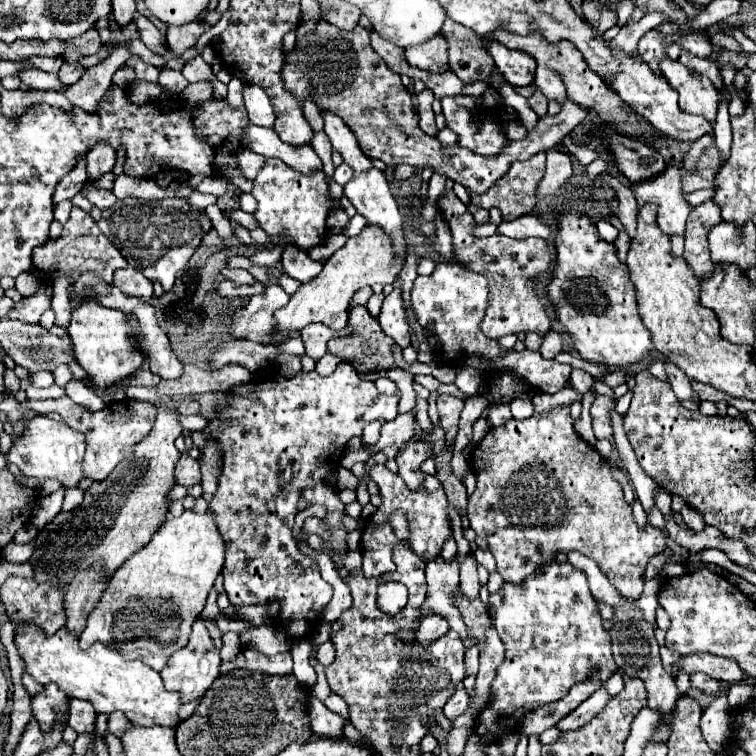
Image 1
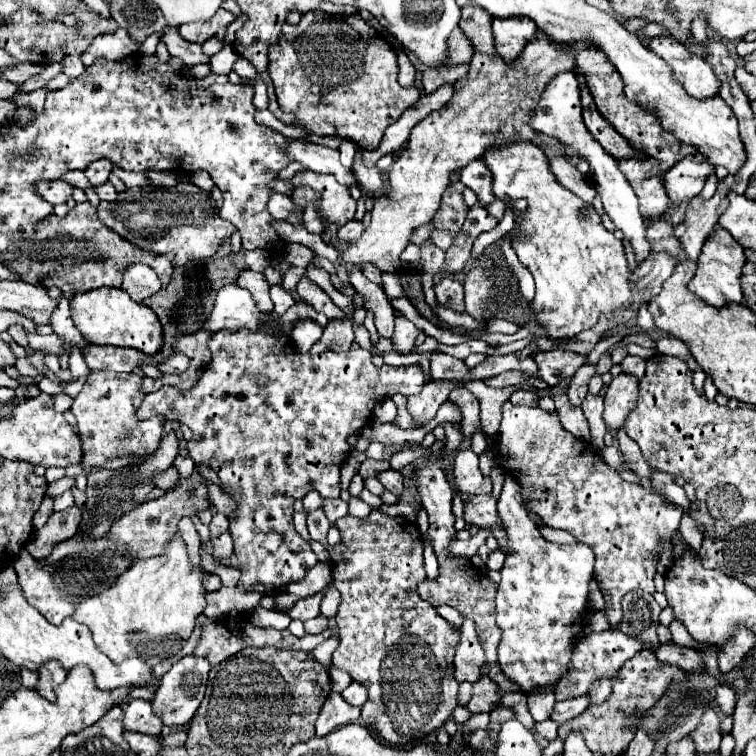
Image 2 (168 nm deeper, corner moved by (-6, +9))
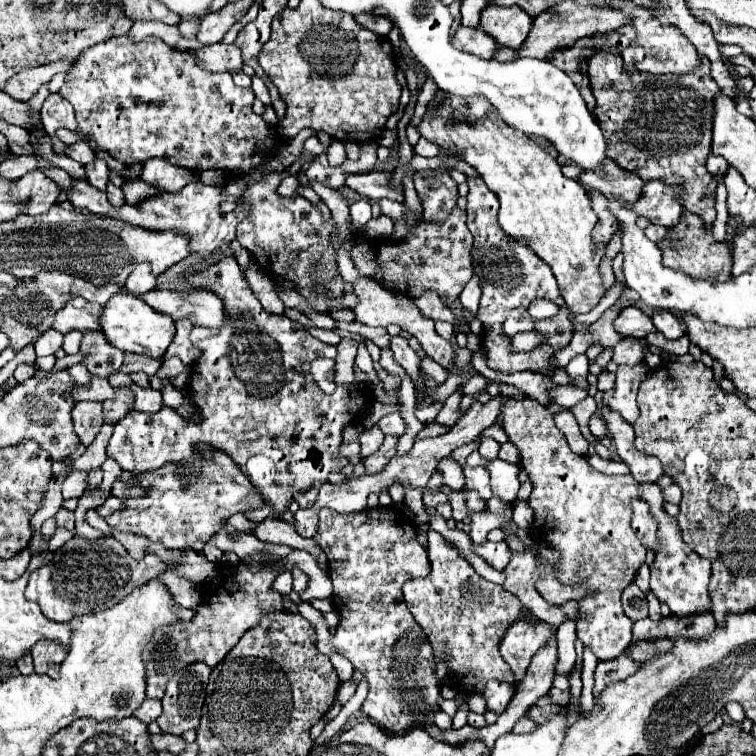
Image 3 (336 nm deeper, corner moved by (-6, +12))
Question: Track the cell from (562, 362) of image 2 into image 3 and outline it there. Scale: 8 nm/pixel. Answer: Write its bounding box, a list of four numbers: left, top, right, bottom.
[567,354,589,378]

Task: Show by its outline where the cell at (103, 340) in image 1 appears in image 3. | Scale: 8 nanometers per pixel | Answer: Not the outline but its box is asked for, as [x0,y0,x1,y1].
[99,294,175,358]

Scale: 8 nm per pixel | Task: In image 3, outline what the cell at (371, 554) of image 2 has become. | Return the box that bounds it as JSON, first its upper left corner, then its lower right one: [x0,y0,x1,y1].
[313,506,441,734]

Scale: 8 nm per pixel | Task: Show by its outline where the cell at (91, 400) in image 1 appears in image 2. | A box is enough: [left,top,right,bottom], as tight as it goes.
[69,351,89,379]

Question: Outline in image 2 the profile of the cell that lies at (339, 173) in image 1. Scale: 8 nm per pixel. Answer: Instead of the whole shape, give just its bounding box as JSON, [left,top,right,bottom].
[339,139,356,168]

